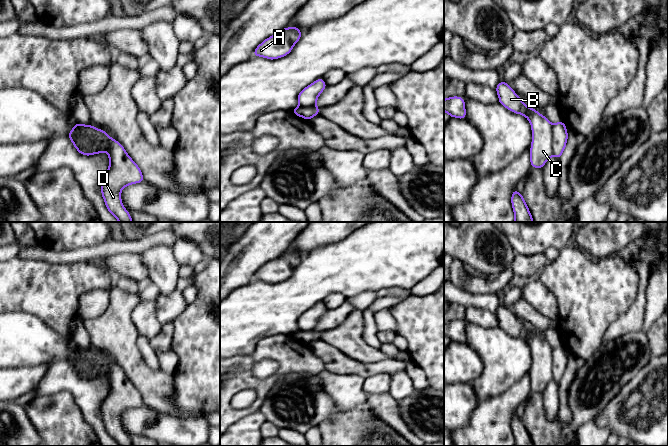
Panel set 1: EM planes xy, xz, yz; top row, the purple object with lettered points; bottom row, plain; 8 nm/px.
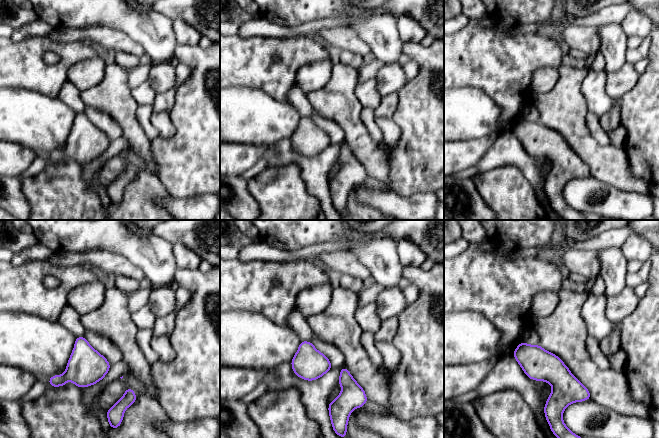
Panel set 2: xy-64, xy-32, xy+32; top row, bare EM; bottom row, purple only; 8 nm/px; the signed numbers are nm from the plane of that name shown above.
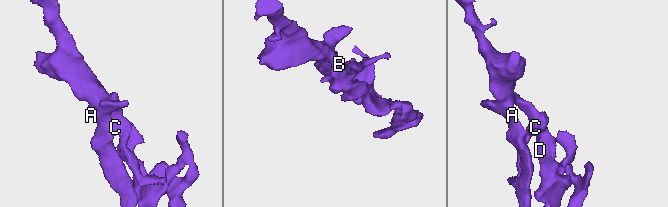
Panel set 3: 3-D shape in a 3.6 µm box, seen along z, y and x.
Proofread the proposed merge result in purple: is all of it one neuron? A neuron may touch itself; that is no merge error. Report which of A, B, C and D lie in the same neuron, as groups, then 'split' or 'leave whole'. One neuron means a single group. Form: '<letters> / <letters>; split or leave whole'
A B C / D; split

